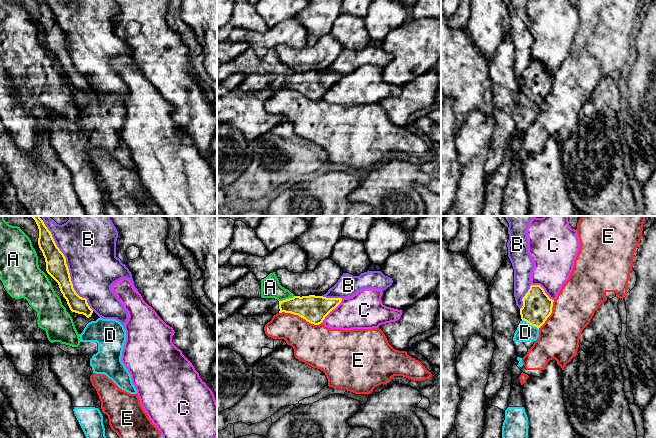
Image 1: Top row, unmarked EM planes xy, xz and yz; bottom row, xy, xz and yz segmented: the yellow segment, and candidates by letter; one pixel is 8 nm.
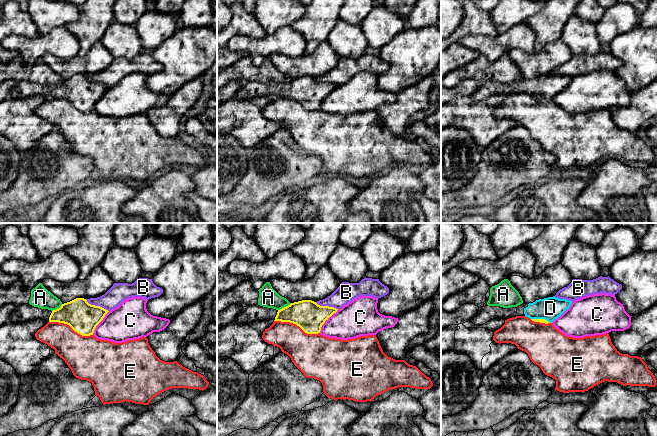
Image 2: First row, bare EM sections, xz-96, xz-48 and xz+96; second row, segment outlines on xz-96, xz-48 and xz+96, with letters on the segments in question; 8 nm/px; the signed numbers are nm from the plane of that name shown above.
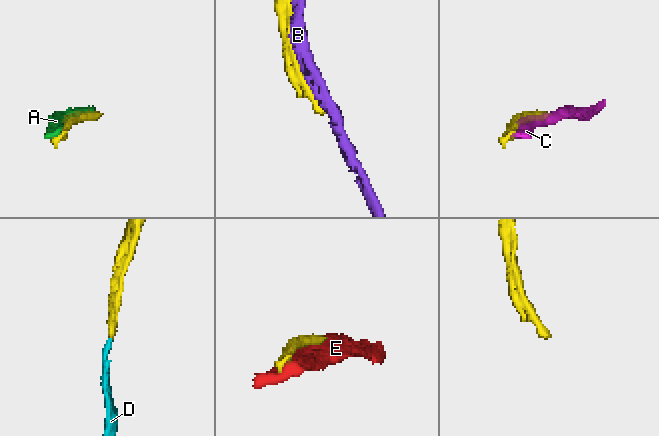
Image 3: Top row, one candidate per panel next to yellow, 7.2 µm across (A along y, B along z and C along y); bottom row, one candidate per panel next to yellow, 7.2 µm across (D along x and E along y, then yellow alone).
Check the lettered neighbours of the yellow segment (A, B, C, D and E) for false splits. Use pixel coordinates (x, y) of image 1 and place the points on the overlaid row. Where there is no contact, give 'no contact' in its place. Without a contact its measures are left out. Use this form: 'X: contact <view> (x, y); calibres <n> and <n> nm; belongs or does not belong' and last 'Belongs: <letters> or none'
A: contact xz (286, 299); calibres 220 and 160 nm; does not belong
B: contact xy (67, 267); calibres 170 and 440 nm; does not belong
C: contact yz (543, 289); calibres 240 and 320 nm; does not belong
D: contact yz (530, 324); calibres 240 and 150 nm; belongs
E: contact xz (300, 316); calibres 220 and 320 nm; does not belong
Belongs: D

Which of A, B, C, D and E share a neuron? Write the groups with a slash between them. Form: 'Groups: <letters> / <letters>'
Groups: A / B / C / D / E

